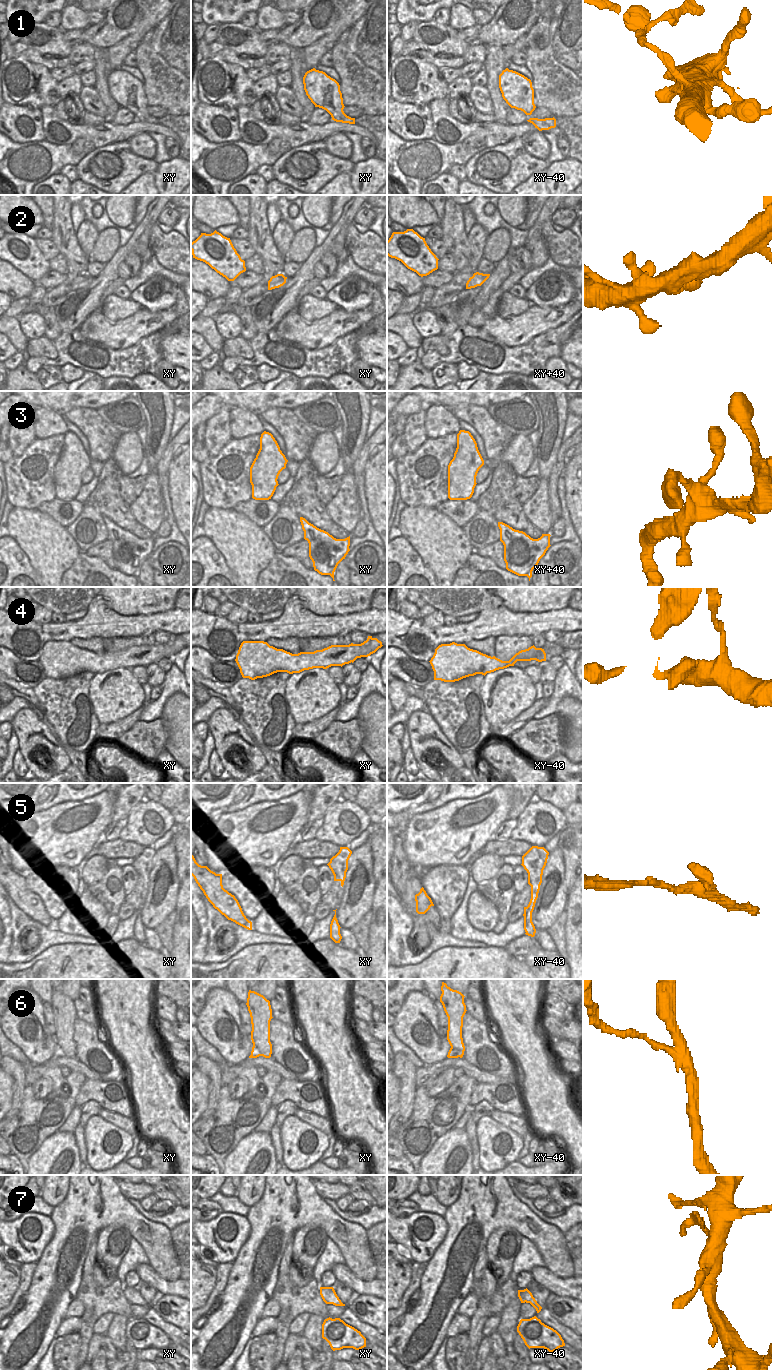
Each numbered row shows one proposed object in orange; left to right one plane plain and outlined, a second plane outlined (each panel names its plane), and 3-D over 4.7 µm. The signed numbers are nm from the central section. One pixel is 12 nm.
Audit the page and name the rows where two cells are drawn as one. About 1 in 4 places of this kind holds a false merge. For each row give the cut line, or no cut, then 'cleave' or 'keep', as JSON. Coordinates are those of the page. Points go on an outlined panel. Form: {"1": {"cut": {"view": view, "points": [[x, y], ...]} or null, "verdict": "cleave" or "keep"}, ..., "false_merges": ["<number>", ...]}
{"1": {"cut": null, "verdict": "keep"}, "2": {"cut": null, "verdict": "keep"}, "3": {"cut": null, "verdict": "keep"}, "4": {"cut": null, "verdict": "keep"}, "5": {"cut": null, "verdict": "keep"}, "6": {"cut": {"view": "xy-40", "points": [[451, 1046], [458, 1051], [459, 1056]]}, "verdict": "cleave"}, "7": {"cut": null, "verdict": "keep"}, "false_merges": ["6"]}

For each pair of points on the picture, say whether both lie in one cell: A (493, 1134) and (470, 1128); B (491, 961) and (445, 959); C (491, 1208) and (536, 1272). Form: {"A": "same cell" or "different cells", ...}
{"A": "different cells", "B": "same cell", "C": "different cells"}

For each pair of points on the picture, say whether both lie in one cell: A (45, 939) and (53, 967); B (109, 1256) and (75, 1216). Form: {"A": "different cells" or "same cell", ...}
{"A": "different cells", "B": "different cells"}

